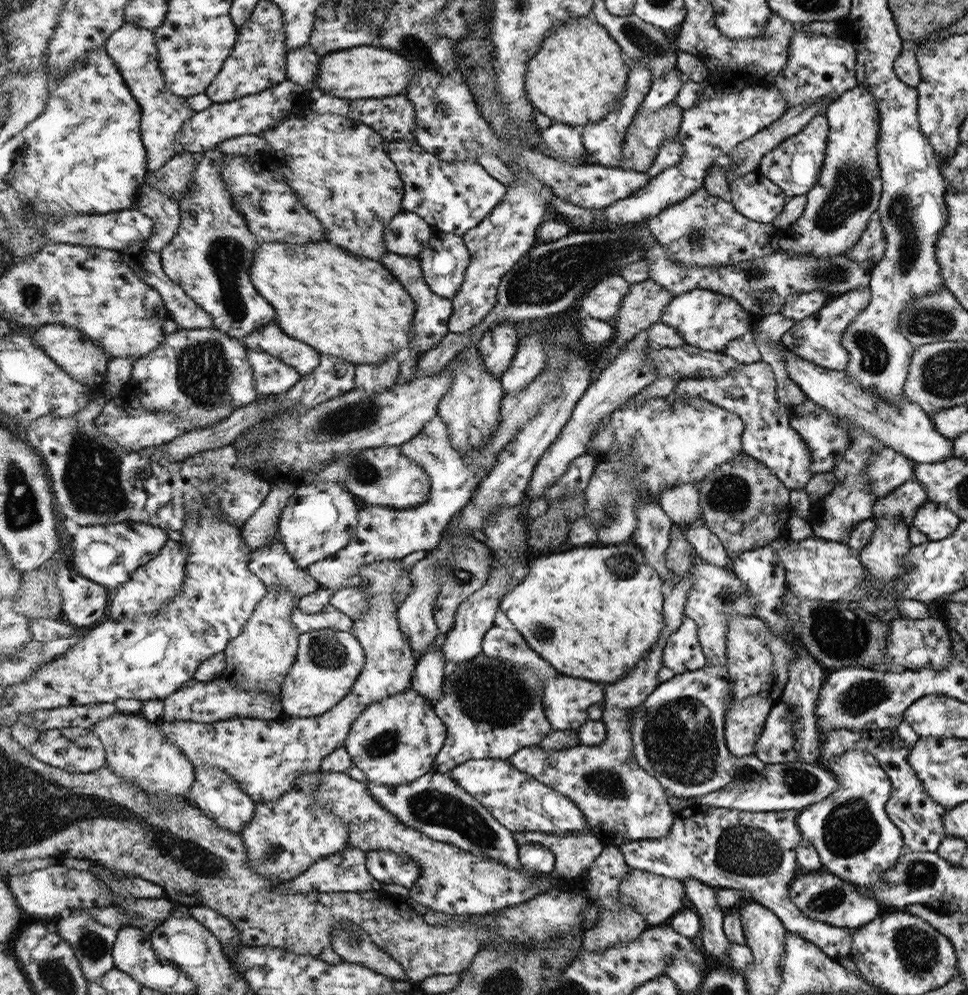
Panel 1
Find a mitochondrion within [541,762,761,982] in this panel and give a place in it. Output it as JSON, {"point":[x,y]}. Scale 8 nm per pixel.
{"point":[606,783]}

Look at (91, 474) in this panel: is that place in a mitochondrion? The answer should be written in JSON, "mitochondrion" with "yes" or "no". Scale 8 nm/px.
{"mitochondrion":"yes"}

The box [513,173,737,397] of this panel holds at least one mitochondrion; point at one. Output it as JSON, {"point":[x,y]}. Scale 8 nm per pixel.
{"point":[698,236]}

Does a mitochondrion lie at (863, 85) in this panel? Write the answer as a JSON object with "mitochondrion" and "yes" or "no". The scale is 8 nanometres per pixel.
{"mitochondrion":"no"}

